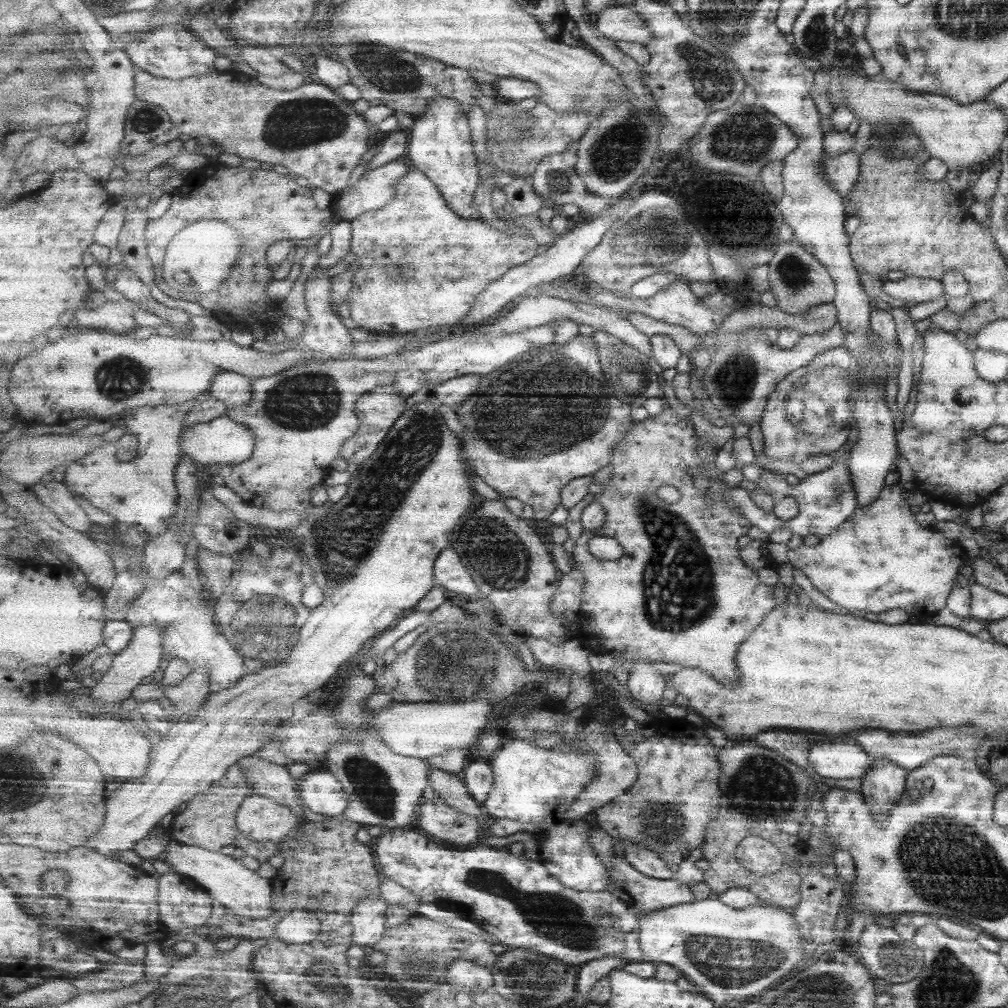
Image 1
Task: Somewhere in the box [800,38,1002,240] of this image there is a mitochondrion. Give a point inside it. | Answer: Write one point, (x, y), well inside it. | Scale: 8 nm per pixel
(891, 144)

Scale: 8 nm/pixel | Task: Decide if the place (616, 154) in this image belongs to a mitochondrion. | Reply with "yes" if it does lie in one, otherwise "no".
yes

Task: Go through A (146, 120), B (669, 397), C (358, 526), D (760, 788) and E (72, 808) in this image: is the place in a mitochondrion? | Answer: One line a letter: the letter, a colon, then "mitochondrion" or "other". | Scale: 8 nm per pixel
A: mitochondrion
B: other
C: mitochondrion
D: mitochondrion
E: other

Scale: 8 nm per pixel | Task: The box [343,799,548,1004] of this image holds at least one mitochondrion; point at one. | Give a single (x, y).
(418, 961)

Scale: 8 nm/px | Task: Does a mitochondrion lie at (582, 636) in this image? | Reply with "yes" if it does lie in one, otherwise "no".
no

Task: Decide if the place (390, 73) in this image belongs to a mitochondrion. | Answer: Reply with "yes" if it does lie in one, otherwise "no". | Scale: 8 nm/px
yes

